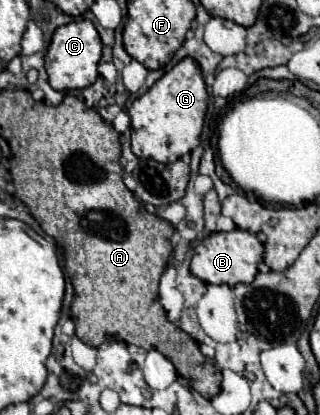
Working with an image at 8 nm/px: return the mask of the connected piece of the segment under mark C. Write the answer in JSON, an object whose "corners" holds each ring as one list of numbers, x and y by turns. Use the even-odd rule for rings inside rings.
{"corners":[[74,20,70,24,56,28,44,56,50,86,58,92,90,86,98,78,100,56,102,56,102,42,90,20]]}

